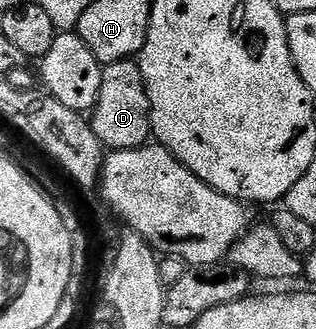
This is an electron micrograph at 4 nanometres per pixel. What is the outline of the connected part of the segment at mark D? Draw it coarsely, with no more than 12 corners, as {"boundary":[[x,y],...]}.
{"boundary":[[135,59],[104,66],[89,120],[104,148],[152,138]]}

